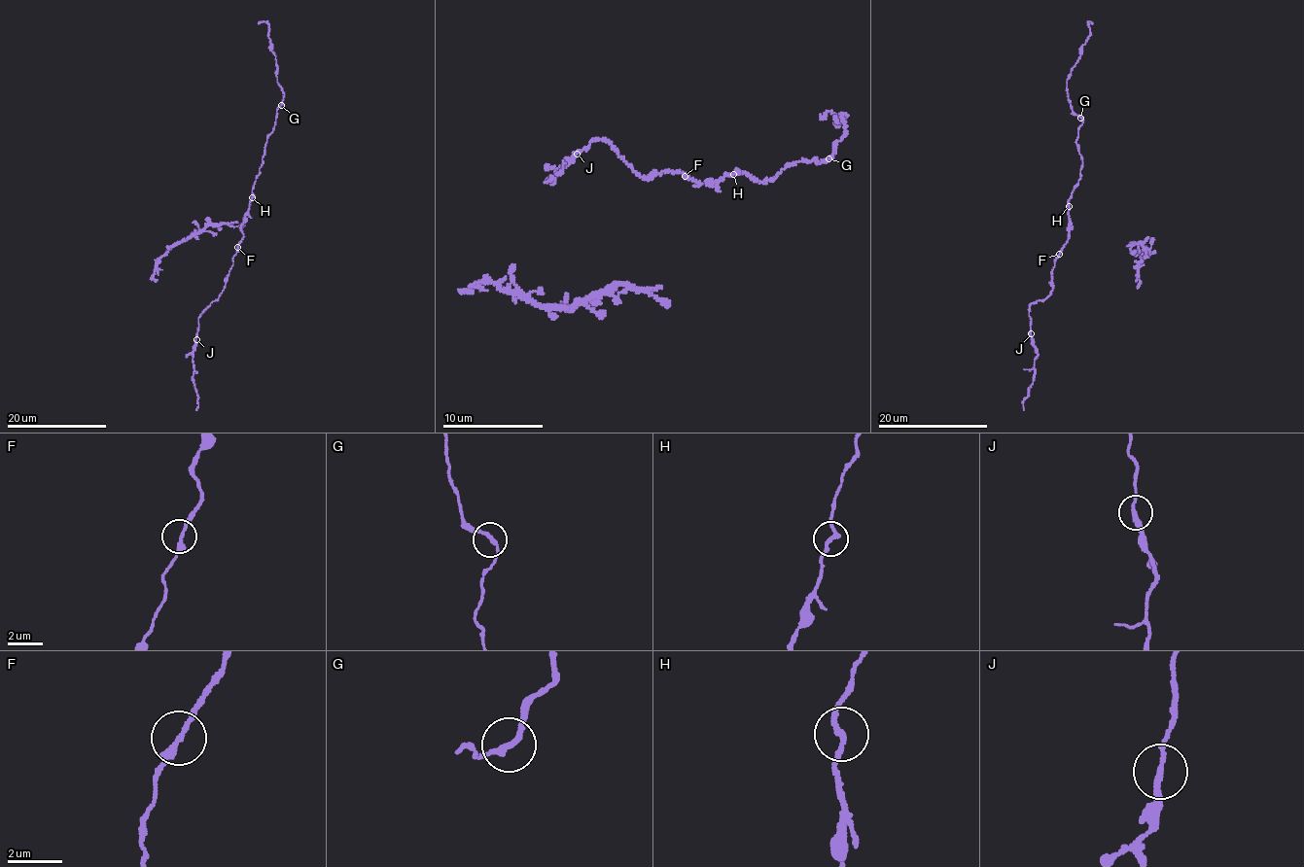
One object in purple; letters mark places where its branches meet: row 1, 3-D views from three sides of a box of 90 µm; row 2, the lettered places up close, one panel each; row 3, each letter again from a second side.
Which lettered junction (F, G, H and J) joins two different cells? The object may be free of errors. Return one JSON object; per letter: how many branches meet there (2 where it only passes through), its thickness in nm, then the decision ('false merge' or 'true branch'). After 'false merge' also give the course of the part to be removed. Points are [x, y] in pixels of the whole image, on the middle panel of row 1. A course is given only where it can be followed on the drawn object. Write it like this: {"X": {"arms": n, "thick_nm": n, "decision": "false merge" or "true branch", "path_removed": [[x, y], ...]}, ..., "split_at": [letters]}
{"F": {"arms": 2, "thick_nm": 240, "decision": "true branch"}, "G": {"arms": 2, "thick_nm": 200, "decision": "true branch"}, "H": {"arms": 2, "thick_nm": 200, "decision": "true branch"}, "J": {"arms": 2, "thick_nm": 200, "decision": "true branch"}, "split_at": []}

